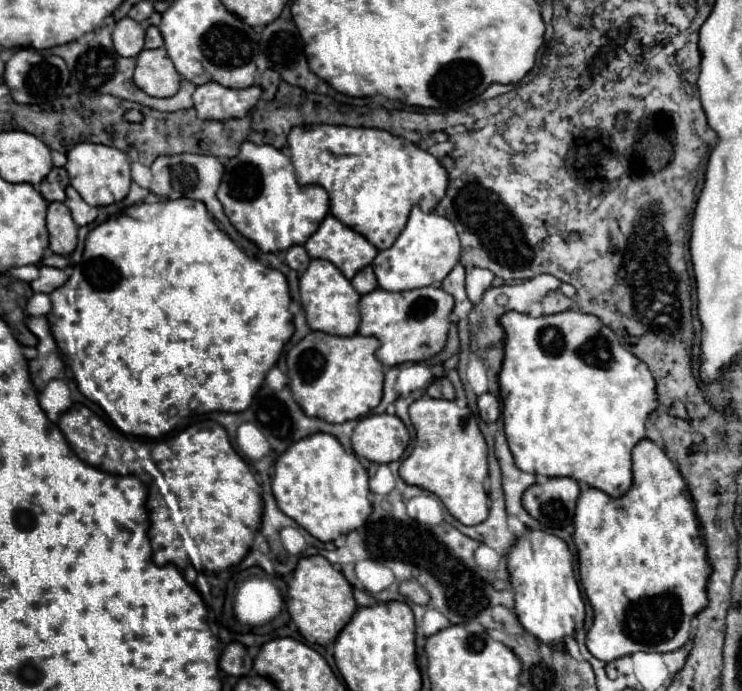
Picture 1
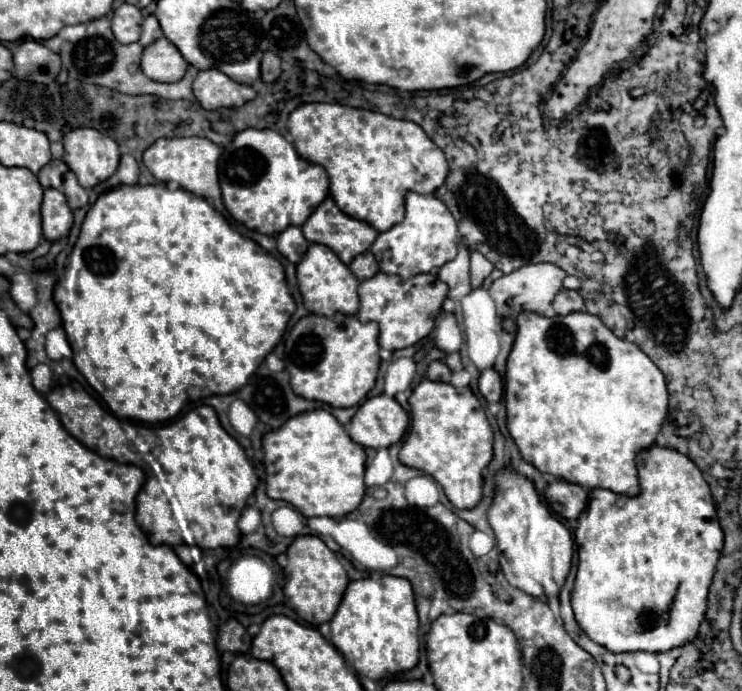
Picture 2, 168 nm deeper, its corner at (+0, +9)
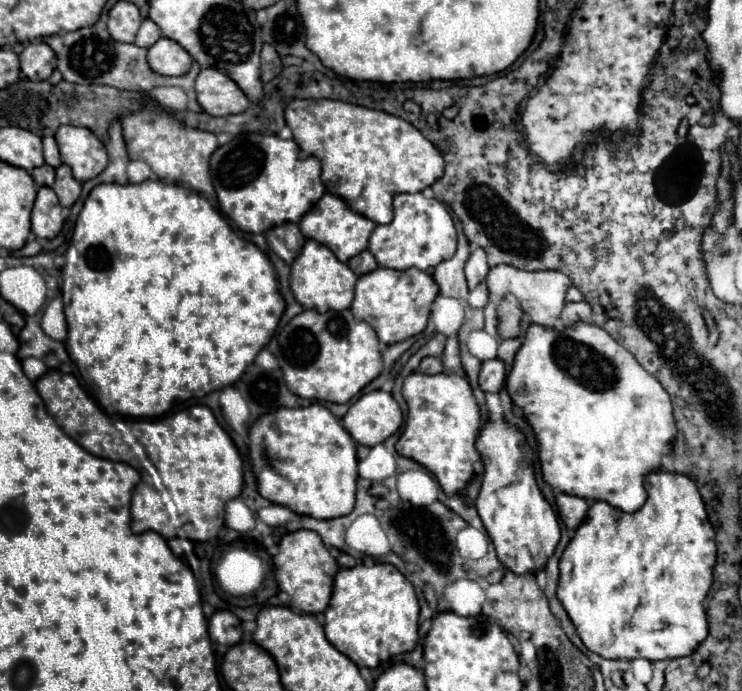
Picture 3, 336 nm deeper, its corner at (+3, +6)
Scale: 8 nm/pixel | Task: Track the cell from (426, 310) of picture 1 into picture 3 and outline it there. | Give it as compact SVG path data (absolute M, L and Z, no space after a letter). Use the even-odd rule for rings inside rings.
M376 268L374 272L368 272L358 278L356 296L350 310L356 316L356 320L364 320L376 330L382 344L394 344L408 340L426 328L430 306L436 300L436 296L438 284L432 280L428 272L398 272L388 268Z

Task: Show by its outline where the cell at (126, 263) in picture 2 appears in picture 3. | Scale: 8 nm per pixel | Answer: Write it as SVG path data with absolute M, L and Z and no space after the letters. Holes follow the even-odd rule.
M146 180L140 184L98 184L76 220L70 246L66 250L66 264L62 268L62 300L64 314L68 320L68 342L66 350L72 362L78 366L80 376L94 390L93 394L100 402L106 414L132 416L132 418L160 418L172 410L176 402L190 398L204 398L206 394L232 386L248 364L254 362L256 354L270 342L282 314L286 308L284 298L278 294L278 280L274 266L268 256L252 242L234 234L228 222L222 218L212 204L182 184L166 184L162 180Z

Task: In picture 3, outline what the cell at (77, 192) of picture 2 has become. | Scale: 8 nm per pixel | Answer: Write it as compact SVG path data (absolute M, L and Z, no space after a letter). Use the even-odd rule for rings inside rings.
M62 164L60 168L56 168L56 182L54 182L52 190L58 194L60 204L70 208L80 198L82 184L72 176L70 168L66 164Z

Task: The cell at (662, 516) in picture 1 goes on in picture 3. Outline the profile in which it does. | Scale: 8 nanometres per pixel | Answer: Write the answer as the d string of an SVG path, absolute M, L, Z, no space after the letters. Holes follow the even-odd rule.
M654 470L646 476L644 488L648 492L648 500L632 514L618 510L604 500L596 500L588 508L584 522L576 528L576 534L560 560L558 598L586 648L602 658L680 658L691 655L708 636L704 598L712 586L716 542L704 500L696 484L688 480L688 476L680 474Z

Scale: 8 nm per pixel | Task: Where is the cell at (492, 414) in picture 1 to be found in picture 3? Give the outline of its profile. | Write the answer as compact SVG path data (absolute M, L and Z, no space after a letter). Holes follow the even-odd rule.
M498 358L482 362L482 370L480 370L480 388L482 388L482 392L496 394L504 386L504 378L506 378L506 368Z

